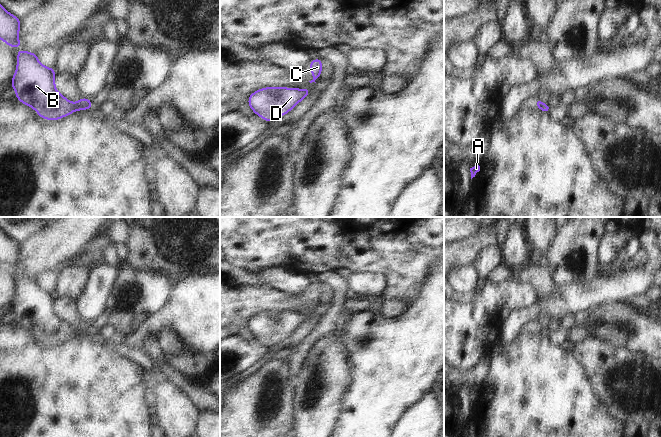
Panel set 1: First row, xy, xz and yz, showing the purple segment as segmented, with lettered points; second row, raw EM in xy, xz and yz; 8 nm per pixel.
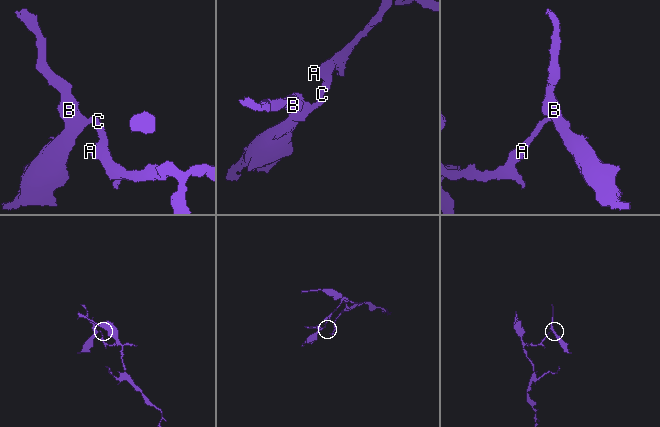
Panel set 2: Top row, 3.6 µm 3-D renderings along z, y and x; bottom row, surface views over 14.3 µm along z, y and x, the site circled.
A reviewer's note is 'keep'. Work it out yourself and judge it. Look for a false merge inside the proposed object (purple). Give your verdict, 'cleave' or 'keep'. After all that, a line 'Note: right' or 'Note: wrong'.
cleave
Note: wrong

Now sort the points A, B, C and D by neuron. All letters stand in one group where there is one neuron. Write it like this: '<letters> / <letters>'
A C / B D

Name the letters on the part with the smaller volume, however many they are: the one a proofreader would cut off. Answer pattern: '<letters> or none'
B, D

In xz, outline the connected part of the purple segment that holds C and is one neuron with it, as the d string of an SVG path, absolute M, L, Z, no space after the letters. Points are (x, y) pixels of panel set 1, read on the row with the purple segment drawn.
M317 58L312 60L312 62L308 65L308 68L313 71L312 74L313 79L309 81L310 83L315 82L316 79L320 79L320 74L321 71L323 70L321 64L322 64L322 59Z

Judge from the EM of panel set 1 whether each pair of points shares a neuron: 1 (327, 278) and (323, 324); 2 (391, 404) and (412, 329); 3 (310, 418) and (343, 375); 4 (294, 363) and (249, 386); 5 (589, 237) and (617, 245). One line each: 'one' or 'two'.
1: one
2: one
3: one
4: two
5: two

